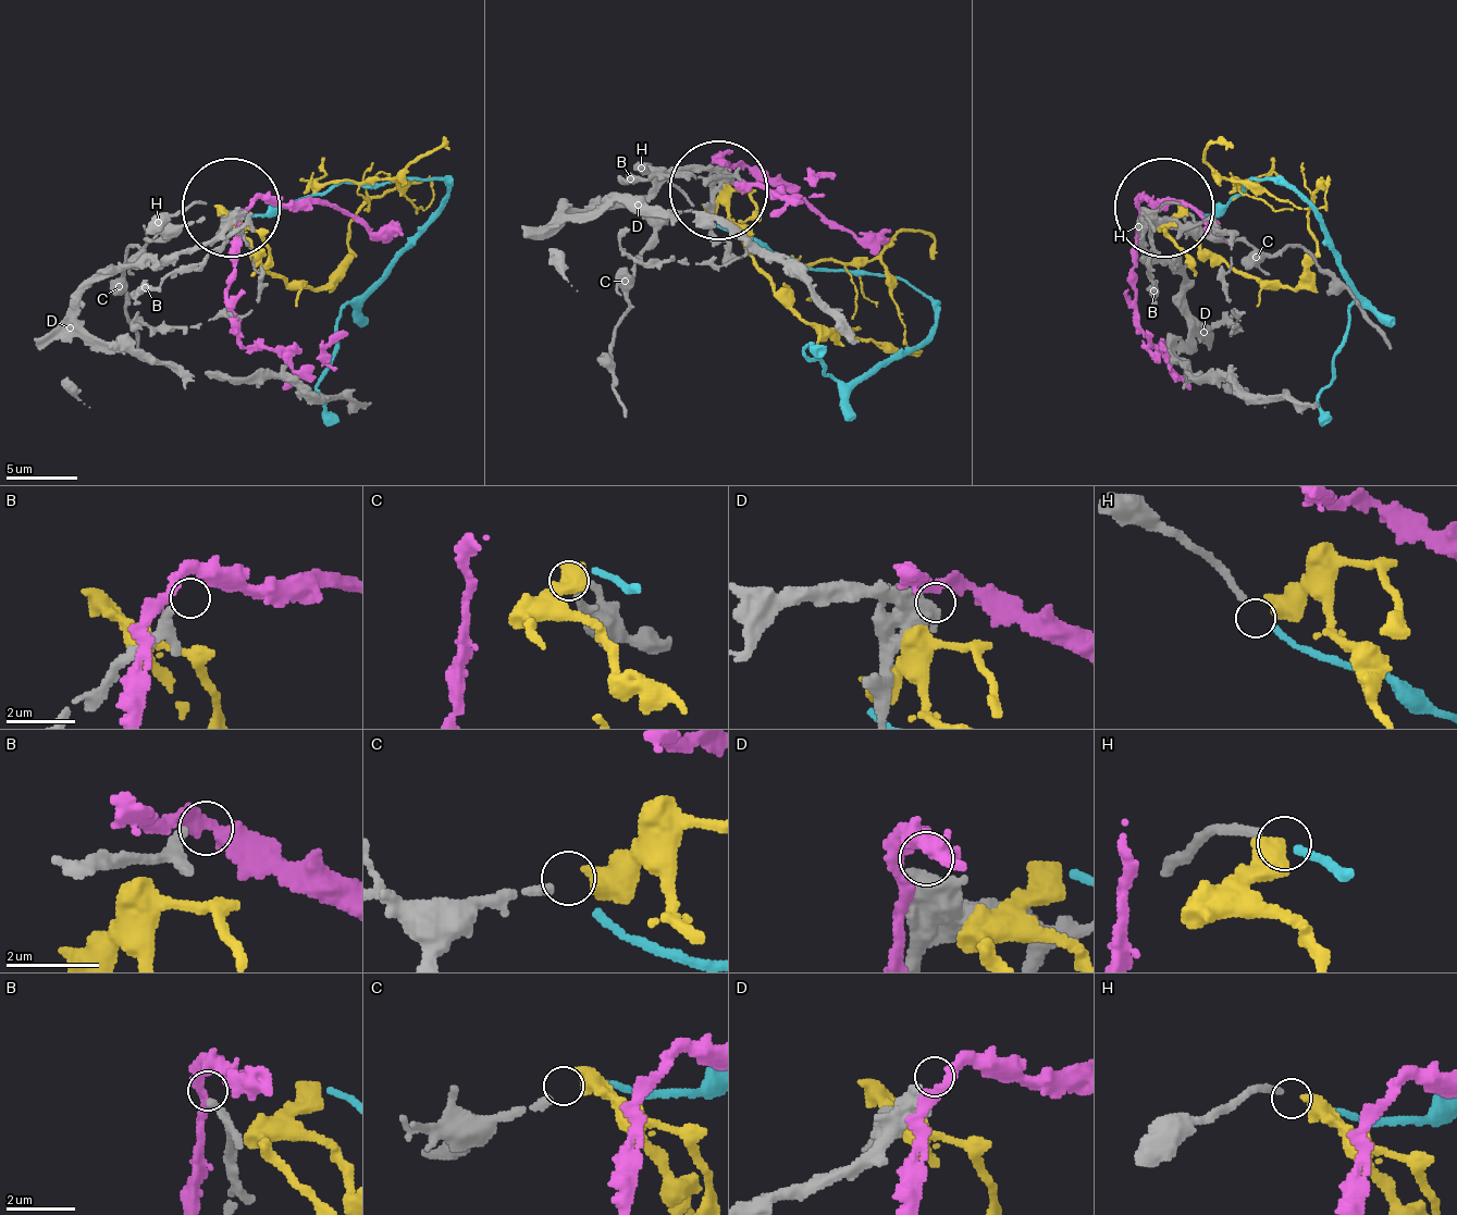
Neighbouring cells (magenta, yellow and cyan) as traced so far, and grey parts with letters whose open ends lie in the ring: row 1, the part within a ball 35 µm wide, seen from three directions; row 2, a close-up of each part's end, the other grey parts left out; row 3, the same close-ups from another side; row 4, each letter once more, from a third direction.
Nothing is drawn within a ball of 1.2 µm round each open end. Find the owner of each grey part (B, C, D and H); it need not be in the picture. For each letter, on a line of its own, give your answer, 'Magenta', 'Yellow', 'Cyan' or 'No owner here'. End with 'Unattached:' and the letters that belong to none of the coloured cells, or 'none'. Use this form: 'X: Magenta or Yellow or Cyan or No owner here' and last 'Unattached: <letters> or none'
B: No owner here
C: Yellow
D: Magenta
H: Cyan
Unattached: B

